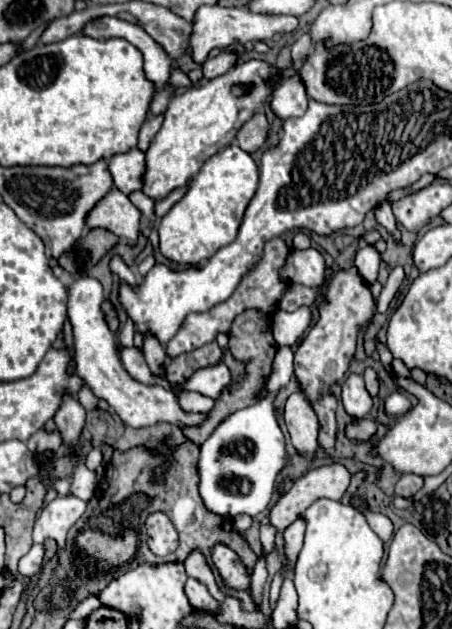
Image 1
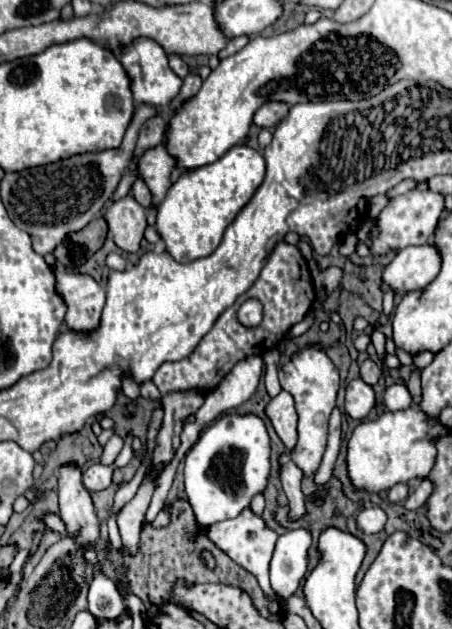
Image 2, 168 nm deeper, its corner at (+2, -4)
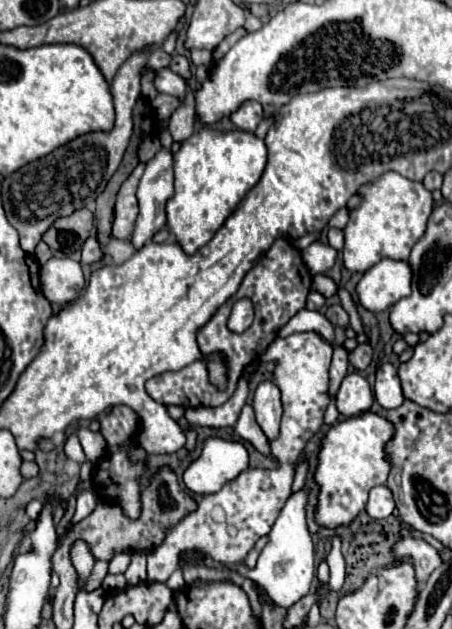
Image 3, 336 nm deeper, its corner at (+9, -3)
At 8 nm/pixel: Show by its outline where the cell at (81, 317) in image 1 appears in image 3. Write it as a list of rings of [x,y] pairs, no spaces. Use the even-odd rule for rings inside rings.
[[[50,257],[40,269],[40,283],[50,303],[72,303],[86,285],[80,263],[68,257]]]

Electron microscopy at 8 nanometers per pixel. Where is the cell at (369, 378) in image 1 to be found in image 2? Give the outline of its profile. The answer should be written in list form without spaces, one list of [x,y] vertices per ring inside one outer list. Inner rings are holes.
[[[365,360],[361,364],[361,380],[367,382],[369,386],[375,386],[379,376],[381,376],[381,366],[379,364],[375,364],[373,360]]]

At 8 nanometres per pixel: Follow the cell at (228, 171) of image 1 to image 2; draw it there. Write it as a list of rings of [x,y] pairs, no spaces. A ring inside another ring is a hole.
[[[237,144],[227,150],[217,162],[197,170],[185,170],[169,188],[157,212],[157,232],[163,238],[167,252],[177,262],[193,262],[209,256],[221,244],[227,226],[239,210],[251,200],[265,176],[265,160],[261,152],[247,144]]]

